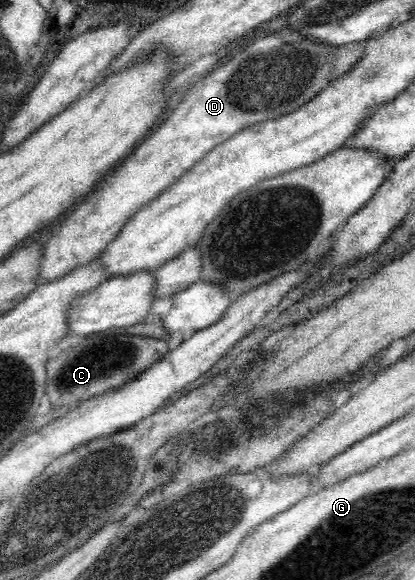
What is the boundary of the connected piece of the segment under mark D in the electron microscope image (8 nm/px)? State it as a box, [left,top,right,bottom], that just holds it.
[37,31,343,283]

